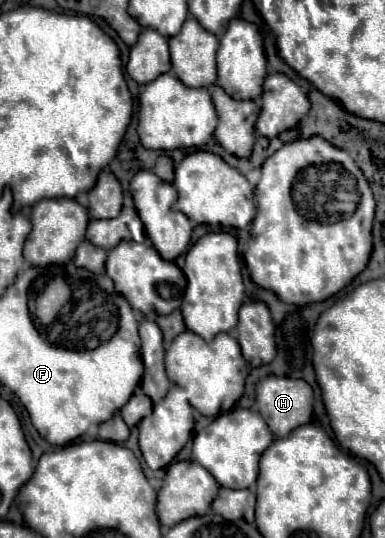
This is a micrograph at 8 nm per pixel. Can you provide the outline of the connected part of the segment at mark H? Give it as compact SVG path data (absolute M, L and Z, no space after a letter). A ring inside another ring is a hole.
M269 375L257 383L257 409L275 437L287 437L297 425L311 421L313 389L303 379Z

